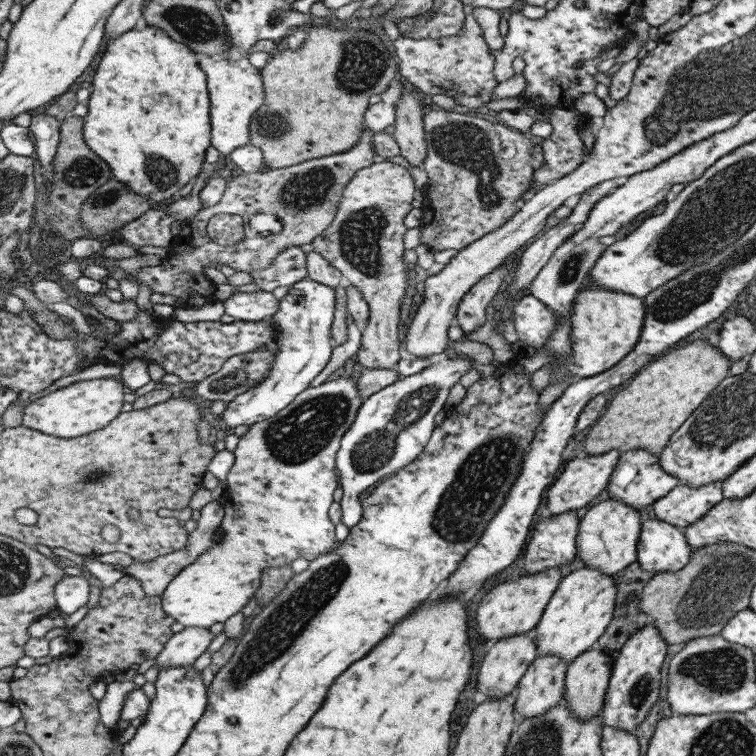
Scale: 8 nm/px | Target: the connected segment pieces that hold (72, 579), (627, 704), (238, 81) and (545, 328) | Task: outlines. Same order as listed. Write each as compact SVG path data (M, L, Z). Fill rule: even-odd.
M65 575L53 585L56 607L63 614L71 614L85 605L89 596L89 585L82 576Z
M648 623L636 630L618 650L611 666L611 674L605 689L600 719L604 726L630 733L642 722L657 701L660 685L660 668L665 658L667 644L657 629Z
M210 57L199 59L198 65L206 76L210 118L210 145L218 154L227 156L232 150L249 143L248 124L258 106L263 102L260 71L252 67L246 58L230 61L227 58L214 61Z
M530 294L521 297L512 308L513 327L517 341L532 348L541 348L557 328L557 319L552 310Z

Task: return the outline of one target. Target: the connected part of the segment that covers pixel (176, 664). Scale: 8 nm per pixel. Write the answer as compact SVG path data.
M183 627L180 632L172 634L161 652L155 657L152 668L185 668L193 665L193 661L206 651L214 634L208 628Z

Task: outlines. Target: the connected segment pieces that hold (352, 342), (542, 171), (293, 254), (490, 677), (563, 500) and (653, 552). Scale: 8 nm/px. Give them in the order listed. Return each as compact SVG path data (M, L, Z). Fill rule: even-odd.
M345 310L347 339L339 345L332 345L329 360L317 373L317 376L309 382L308 387L315 387L324 383L331 372L343 365L344 361L350 358L360 347L361 324L353 322L351 314Z
M571 107L552 108L550 110L547 125L551 129L551 134L544 138L539 145L543 155L543 164L539 166L535 164L530 182L531 188L522 195L523 199L529 200L535 191L539 191L549 182L553 182L565 176L568 172L575 170L575 167L583 162L586 152L584 144L578 135L579 130L576 128L580 116L581 114Z
M298 246L285 248L265 270L251 270L248 275L250 283L259 286L259 290L263 292L271 292L276 286L290 287L307 278L305 252Z
M531 631L493 641L475 676L478 698L499 699L514 692L529 663L536 658L536 646Z
M610 450L597 456L569 453L565 459L566 464L563 472L555 478L545 491L545 508L549 510L550 516L563 514L570 510L579 510L579 508L583 508L590 500L593 500L601 490L606 488L619 455L620 453L616 450Z
M650 514L642 520L636 561L645 572L654 575L675 572L687 564L692 551L686 543L683 529L661 522Z

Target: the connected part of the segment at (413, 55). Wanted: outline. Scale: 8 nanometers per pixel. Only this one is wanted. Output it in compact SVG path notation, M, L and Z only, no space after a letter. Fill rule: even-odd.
M472 14L464 16L462 27L455 36L417 40L397 37L393 45L398 60L398 74L405 78L407 85L411 84L423 94L443 94L453 98L455 104L467 108L479 108L492 100L498 83L493 74L494 56L491 56L482 30Z

